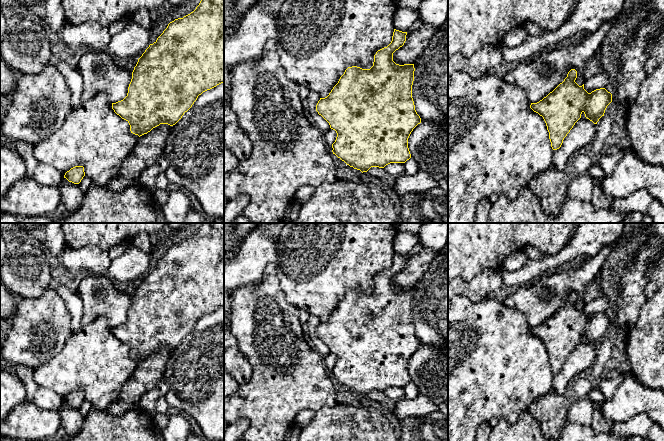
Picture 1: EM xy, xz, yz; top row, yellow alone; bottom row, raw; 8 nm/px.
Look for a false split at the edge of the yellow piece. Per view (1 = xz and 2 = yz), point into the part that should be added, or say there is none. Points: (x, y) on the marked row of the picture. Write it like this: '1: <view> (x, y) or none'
1: none
2: none

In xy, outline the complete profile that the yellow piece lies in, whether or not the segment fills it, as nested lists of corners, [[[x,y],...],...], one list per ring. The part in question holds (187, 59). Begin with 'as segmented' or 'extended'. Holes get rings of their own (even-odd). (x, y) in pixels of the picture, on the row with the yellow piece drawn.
as segmented; [[[201,0],[193,12],[183,18],[178,18],[170,22],[157,40],[149,45],[134,67],[127,96],[121,101],[112,103],[112,109],[117,115],[129,123],[131,133],[140,137],[160,124],[175,125],[182,118],[184,113],[192,107],[199,95],[221,83],[224,83],[224,0]]]

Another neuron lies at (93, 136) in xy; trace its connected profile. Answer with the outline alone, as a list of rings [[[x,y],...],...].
[[[98,93],[89,100],[82,101],[78,108],[73,108],[57,131],[32,148],[38,162],[53,166],[62,173],[75,166],[83,166],[85,176],[90,178],[92,184],[105,186],[117,176],[138,138],[138,135],[130,131],[128,121],[114,112],[107,95]]]

